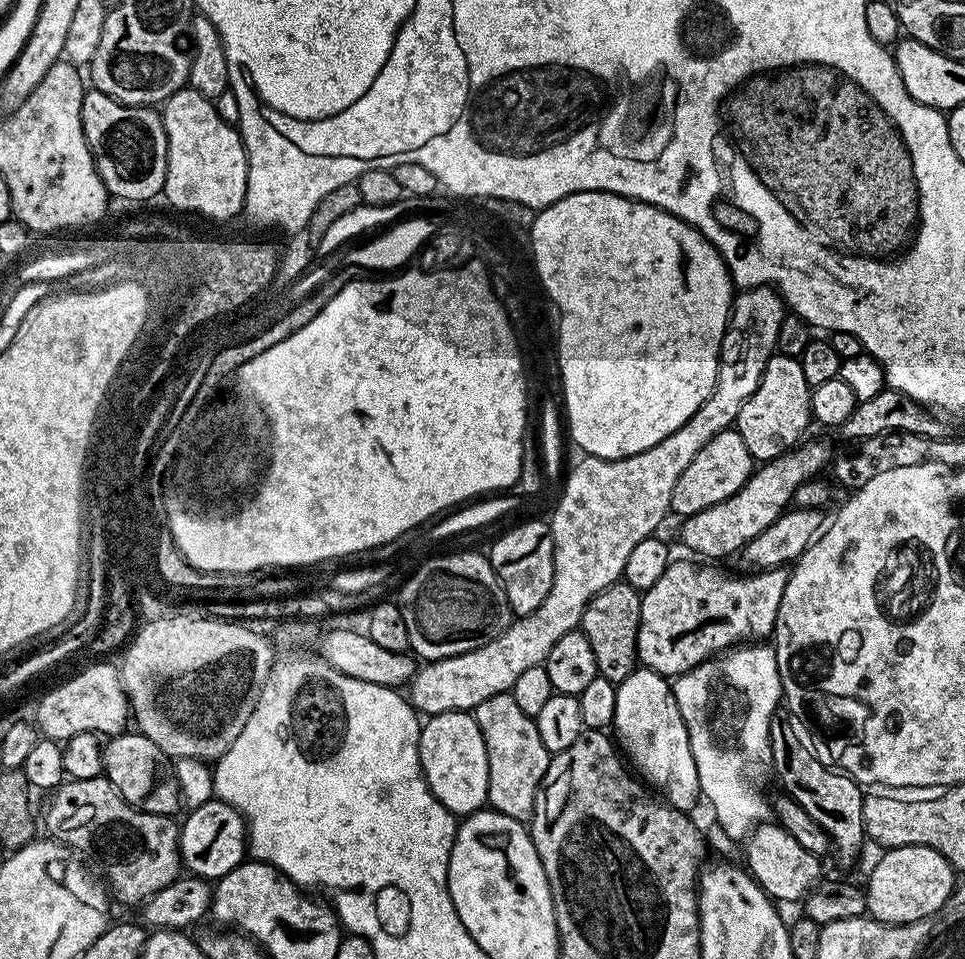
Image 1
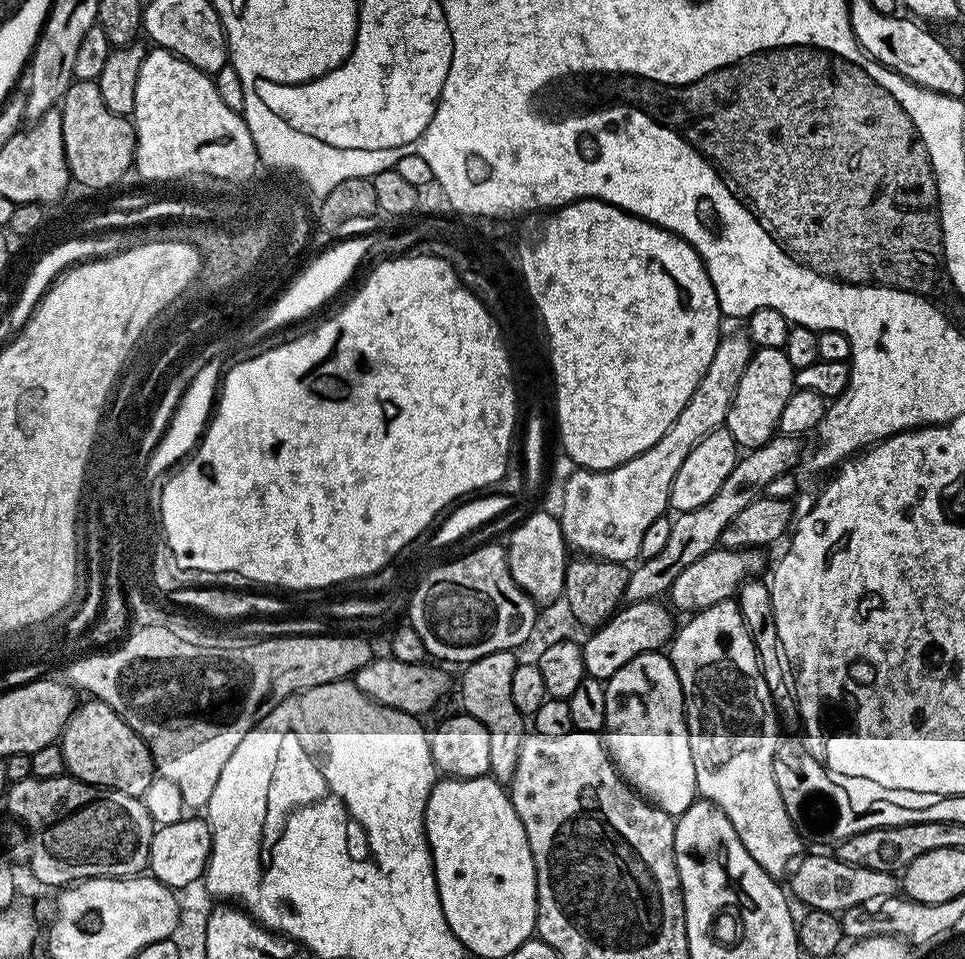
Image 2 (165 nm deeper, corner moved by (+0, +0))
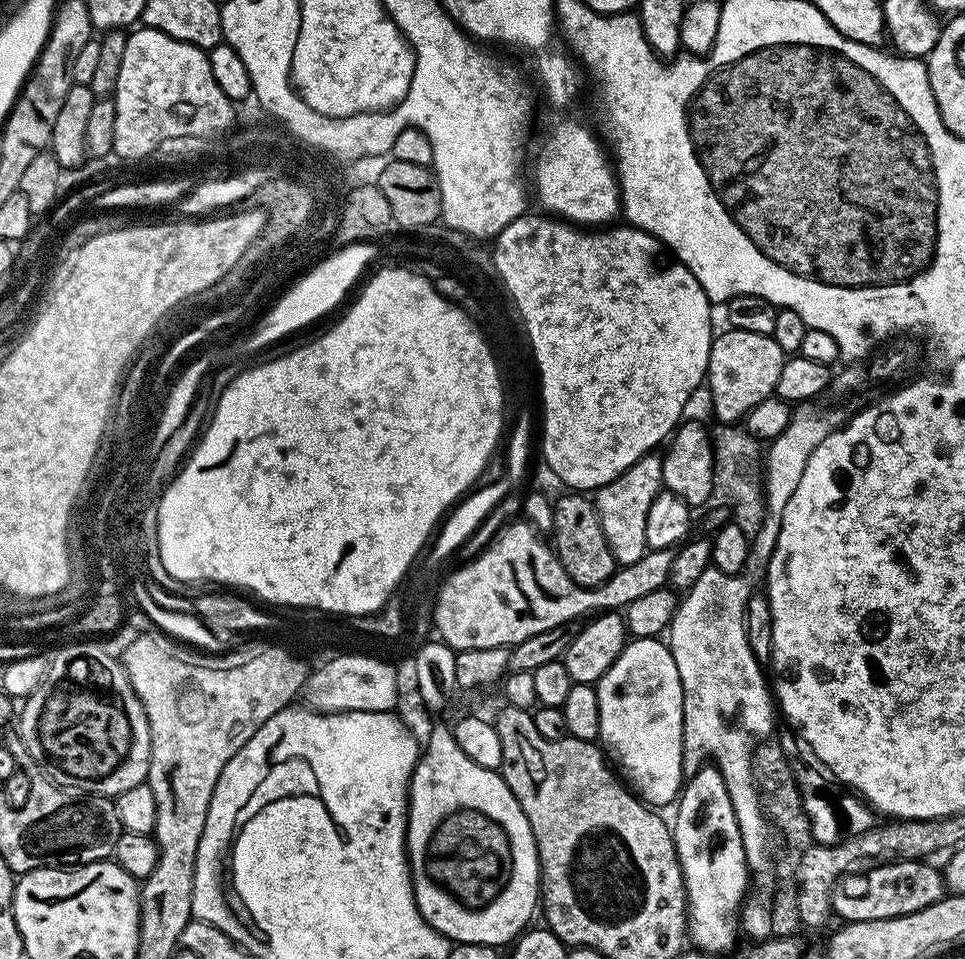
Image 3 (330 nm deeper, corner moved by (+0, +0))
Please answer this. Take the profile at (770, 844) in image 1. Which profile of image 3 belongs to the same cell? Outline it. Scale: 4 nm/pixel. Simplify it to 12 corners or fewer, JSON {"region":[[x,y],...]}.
{"region":[[920,860],[841,875],[831,911],[847,922],[914,914],[946,896]]}

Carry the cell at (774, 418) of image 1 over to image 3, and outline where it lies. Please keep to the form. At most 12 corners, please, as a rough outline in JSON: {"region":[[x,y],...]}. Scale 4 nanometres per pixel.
{"region":[[729,327],[710,350],[706,389],[721,425],[774,395],[786,354]]}

